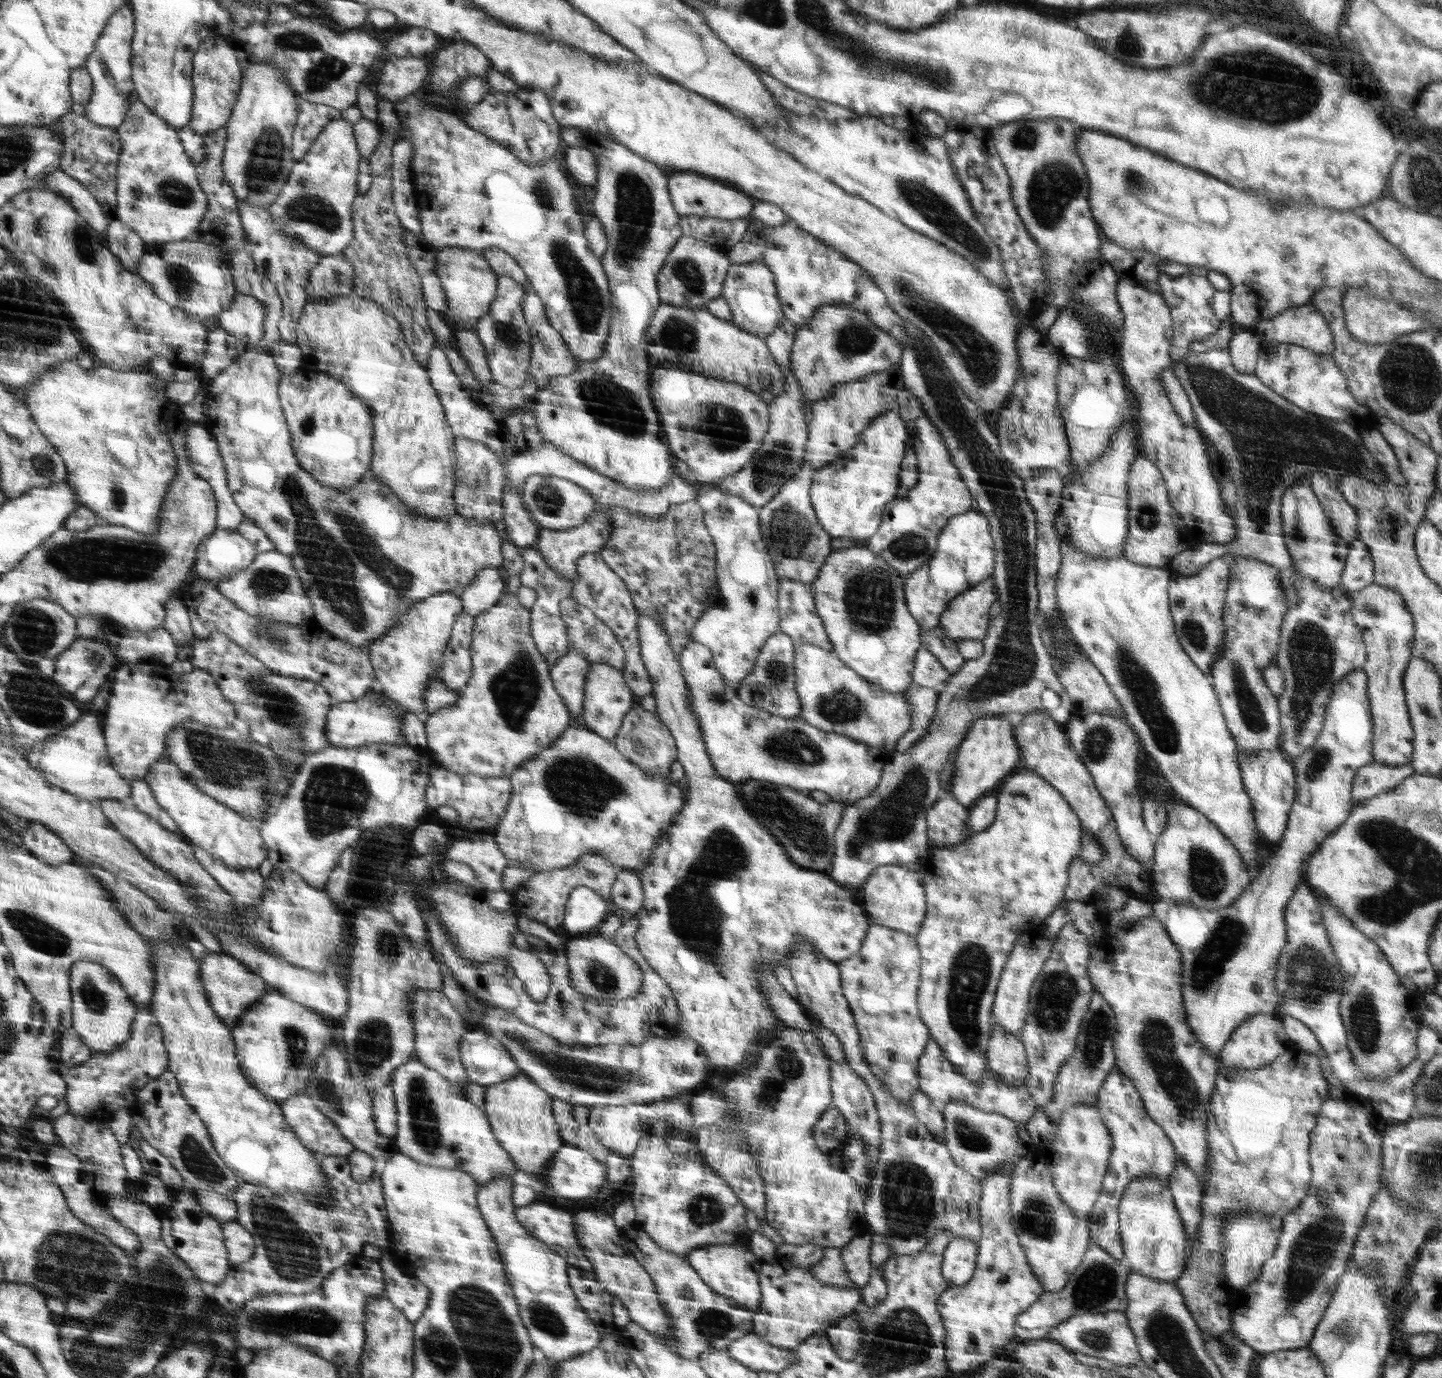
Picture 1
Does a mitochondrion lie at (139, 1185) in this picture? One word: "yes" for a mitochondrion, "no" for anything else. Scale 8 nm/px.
no

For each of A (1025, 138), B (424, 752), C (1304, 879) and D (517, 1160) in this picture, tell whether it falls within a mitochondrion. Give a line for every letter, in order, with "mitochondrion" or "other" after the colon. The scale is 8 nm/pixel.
A: mitochondrion
B: other
C: other
D: other

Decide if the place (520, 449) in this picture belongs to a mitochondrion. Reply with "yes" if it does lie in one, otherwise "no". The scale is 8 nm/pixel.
no

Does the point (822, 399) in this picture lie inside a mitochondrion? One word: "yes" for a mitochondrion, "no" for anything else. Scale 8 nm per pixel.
no

